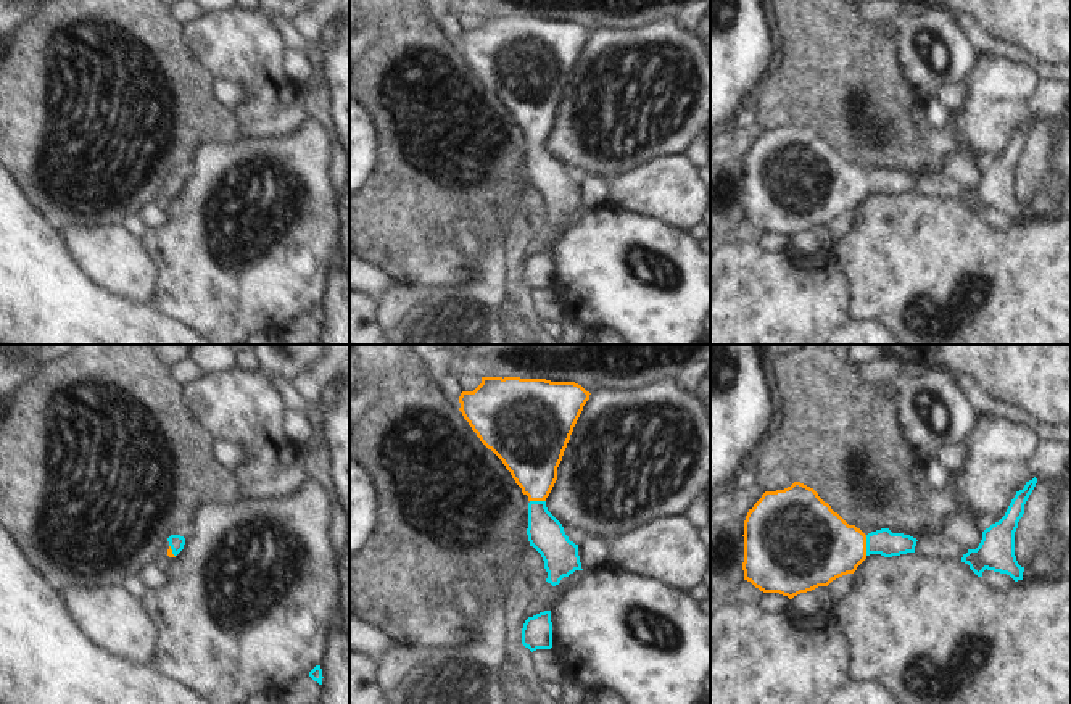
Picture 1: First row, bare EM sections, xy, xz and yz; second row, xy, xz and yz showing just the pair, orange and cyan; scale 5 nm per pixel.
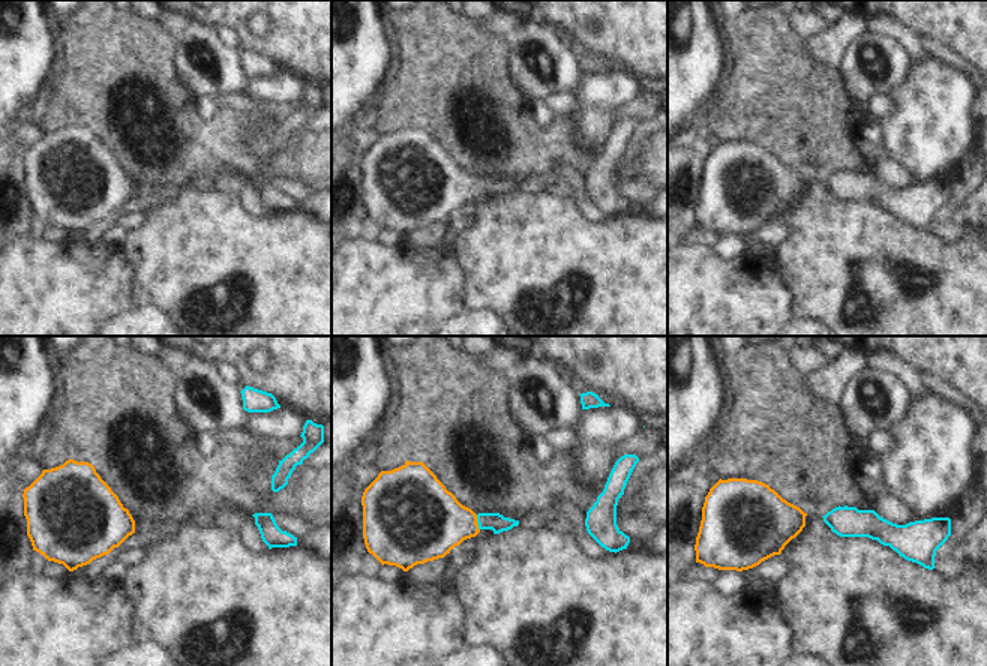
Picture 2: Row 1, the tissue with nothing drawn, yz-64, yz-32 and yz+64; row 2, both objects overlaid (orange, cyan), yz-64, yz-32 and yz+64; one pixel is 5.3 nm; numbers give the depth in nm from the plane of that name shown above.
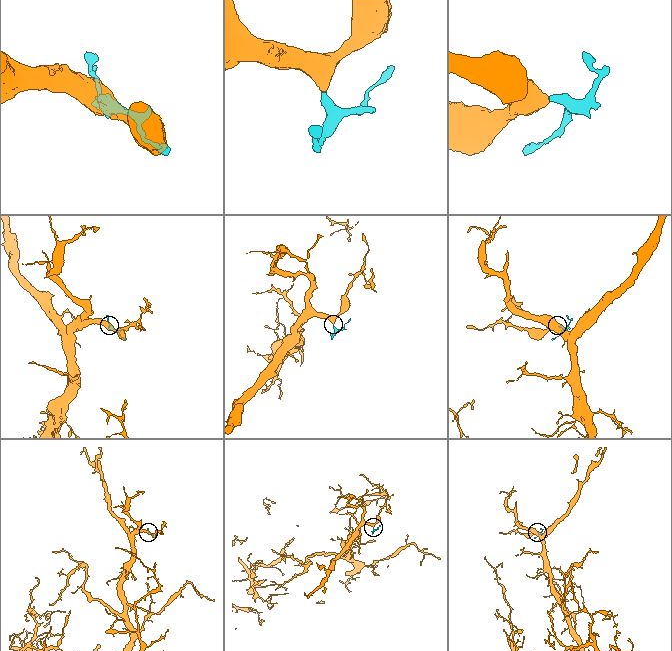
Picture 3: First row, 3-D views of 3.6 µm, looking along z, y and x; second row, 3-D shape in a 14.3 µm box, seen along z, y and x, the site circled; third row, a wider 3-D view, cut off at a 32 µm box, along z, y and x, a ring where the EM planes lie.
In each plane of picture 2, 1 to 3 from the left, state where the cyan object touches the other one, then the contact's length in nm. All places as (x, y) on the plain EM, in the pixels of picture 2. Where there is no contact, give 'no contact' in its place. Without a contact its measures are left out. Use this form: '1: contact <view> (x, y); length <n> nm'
1: no contact
2: contact yz-32 (476, 186); length 90 nm
3: no contact

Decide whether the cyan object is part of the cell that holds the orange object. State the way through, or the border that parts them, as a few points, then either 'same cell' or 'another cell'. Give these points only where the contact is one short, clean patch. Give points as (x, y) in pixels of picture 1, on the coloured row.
same cell

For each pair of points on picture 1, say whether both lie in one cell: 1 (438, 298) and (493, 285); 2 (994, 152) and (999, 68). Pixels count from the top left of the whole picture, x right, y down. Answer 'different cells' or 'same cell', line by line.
1: same cell
2: same cell

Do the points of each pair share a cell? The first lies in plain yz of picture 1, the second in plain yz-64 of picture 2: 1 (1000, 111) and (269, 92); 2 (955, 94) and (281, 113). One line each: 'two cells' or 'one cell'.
1: one cell
2: one cell

